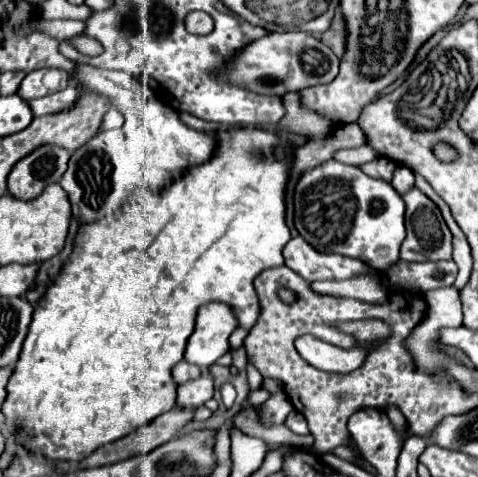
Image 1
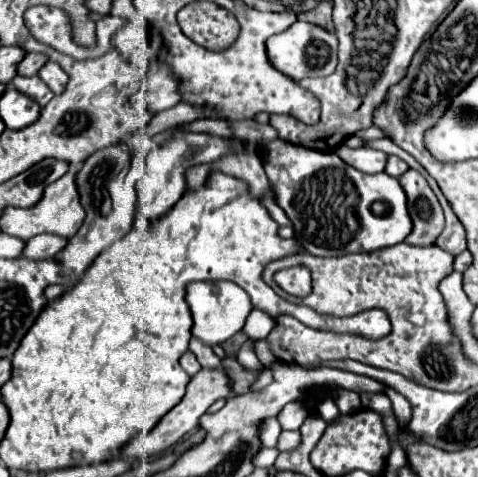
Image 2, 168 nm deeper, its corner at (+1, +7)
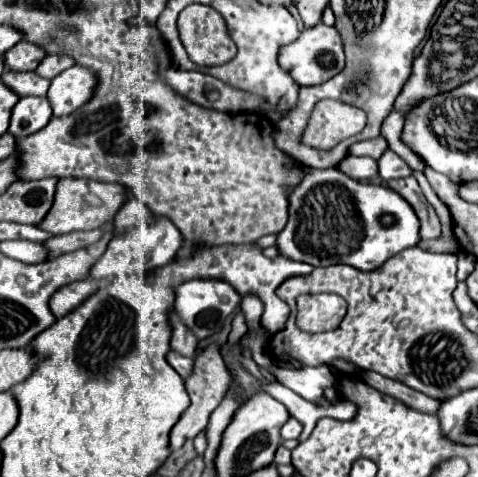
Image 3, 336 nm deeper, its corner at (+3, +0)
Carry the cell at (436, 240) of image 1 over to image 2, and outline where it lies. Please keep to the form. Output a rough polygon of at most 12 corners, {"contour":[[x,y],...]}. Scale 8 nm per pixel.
{"contour":[[414,169],[400,177],[414,229],[406,243],[432,245],[444,215],[428,181]]}

